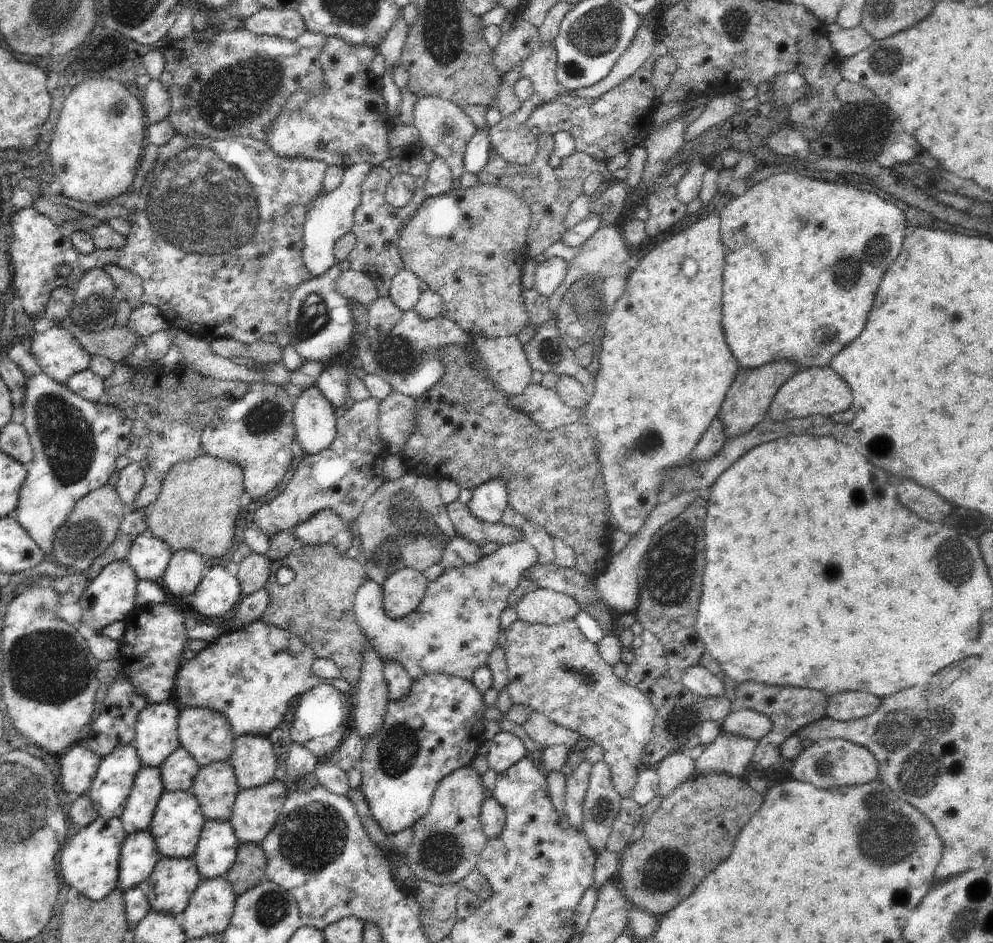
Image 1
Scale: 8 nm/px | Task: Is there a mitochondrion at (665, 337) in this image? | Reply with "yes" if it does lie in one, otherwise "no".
no

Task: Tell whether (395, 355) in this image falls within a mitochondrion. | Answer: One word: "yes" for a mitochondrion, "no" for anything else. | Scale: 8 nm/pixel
yes

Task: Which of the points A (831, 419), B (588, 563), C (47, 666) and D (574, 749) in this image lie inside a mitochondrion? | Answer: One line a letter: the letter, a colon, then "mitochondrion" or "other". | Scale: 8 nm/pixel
A: other
B: other
C: mitochondrion
D: other

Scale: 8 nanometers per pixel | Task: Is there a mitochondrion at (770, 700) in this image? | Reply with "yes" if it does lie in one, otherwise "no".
no

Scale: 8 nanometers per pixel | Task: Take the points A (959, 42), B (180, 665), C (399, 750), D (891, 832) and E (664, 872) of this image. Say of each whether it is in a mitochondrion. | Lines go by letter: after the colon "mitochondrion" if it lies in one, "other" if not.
A: other
B: other
C: mitochondrion
D: mitochondrion
E: mitochondrion

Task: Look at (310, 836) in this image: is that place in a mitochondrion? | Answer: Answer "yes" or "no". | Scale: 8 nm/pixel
yes

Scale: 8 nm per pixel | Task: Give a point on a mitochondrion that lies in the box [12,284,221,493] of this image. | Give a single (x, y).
(68, 443)

